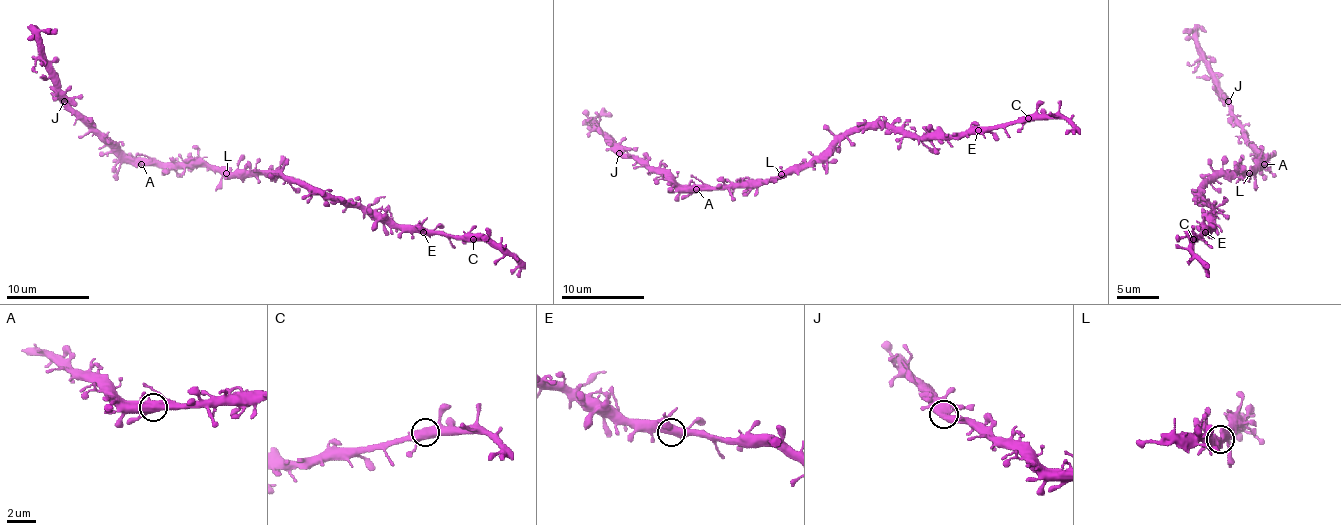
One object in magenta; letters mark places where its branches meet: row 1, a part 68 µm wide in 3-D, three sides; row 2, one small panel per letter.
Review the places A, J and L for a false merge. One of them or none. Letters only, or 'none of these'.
none of these

